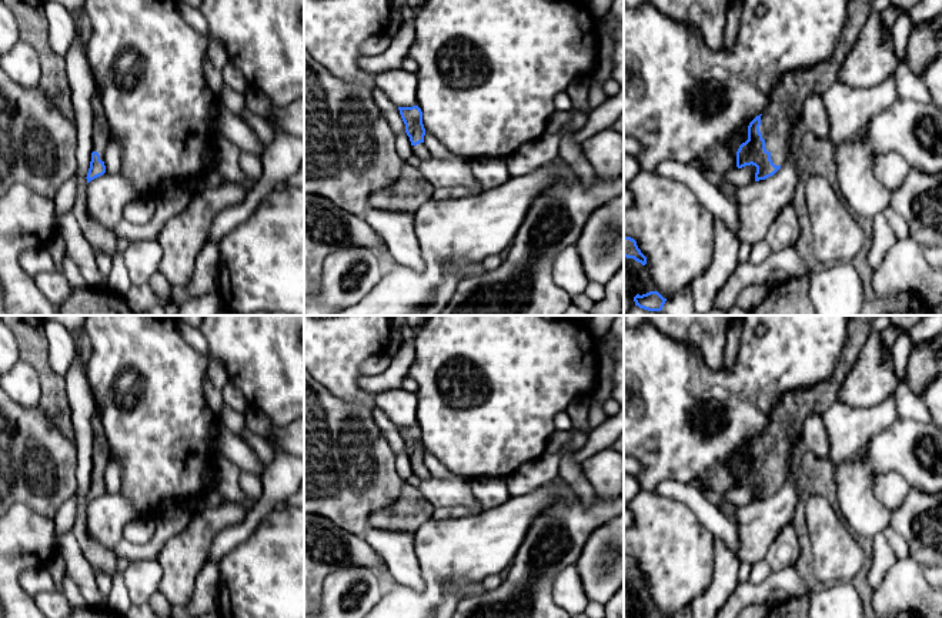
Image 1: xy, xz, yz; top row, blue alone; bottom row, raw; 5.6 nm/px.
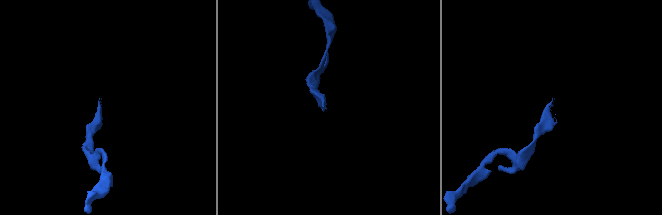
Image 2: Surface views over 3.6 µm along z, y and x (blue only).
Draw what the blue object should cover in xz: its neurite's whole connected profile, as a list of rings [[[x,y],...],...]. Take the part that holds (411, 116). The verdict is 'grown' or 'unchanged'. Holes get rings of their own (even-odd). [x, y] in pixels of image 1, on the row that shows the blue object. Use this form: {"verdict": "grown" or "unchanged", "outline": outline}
{"verdict": "grown", "outline": [[[418,106],[398,107],[405,124],[405,133],[410,137],[412,151],[418,158],[428,158],[430,151],[424,143],[425,128],[422,124],[422,111]]]}

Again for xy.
{"verdict": "grown", "outline": [[[96,91],[93,97],[93,116],[94,116],[93,133],[91,133],[93,153],[90,168],[86,177],[87,183],[106,173],[104,157],[106,150],[110,144],[110,127],[106,118],[106,113],[98,91]]]}

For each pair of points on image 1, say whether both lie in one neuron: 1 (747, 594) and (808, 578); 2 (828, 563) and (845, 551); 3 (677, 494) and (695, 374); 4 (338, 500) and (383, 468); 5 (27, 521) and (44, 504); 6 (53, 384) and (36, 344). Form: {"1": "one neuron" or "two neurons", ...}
{"1": "two neurons", "2": "one neuron", "3": "two neurons", "4": "one neuron", "5": "two neurons", "6": "one neuron"}

